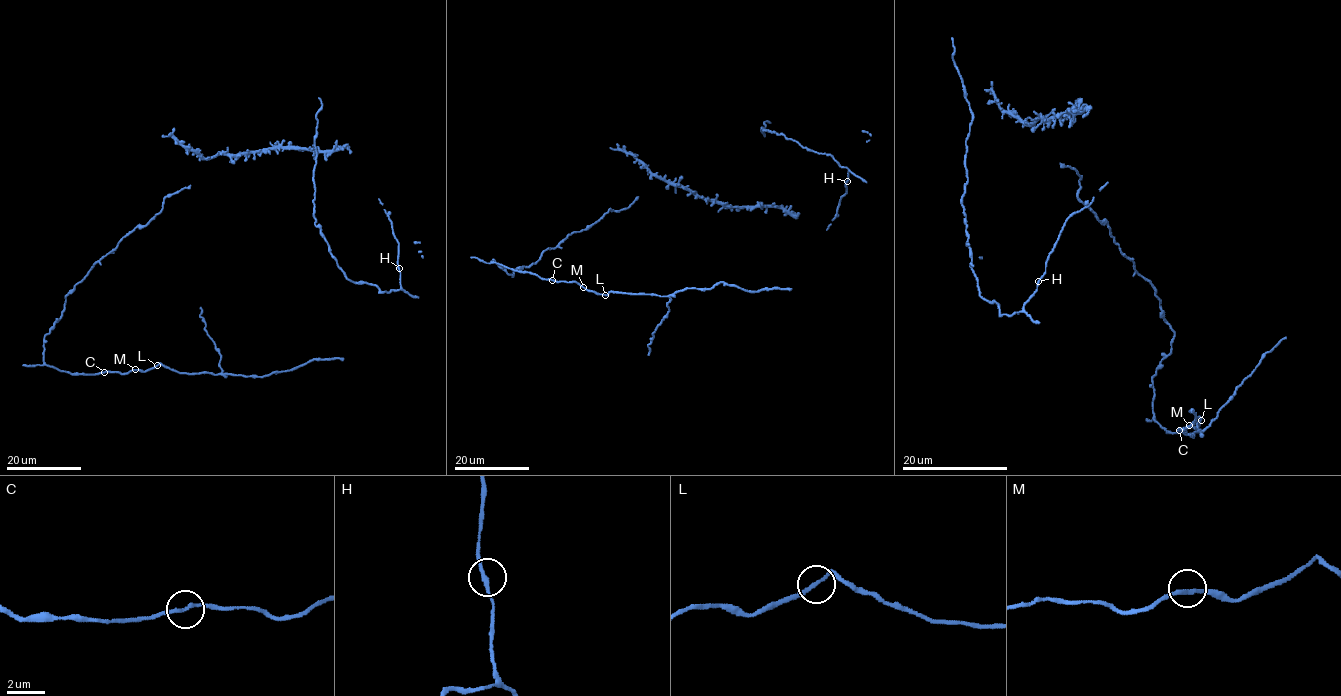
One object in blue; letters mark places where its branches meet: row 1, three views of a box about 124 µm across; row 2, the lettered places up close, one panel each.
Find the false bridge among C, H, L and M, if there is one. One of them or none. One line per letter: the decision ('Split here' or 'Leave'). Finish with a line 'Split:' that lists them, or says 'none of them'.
C: Leave
H: Leave
L: Leave
M: Leave
Split: none of them

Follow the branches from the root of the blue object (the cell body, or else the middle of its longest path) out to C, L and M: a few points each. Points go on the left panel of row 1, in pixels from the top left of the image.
C: (163, 199), (158, 213), (129, 232), (74, 286), (61, 317), (45, 337), (46, 364), (72, 374), (104, 372)
L: (163, 199), (158, 213), (129, 232), (74, 286), (44, 339), (44, 362), (72, 374), (127, 374), (157, 365)
M: (163, 199), (158, 213), (129, 232), (74, 286), (44, 339), (44, 362), (61, 371), (127, 374), (135, 369)

